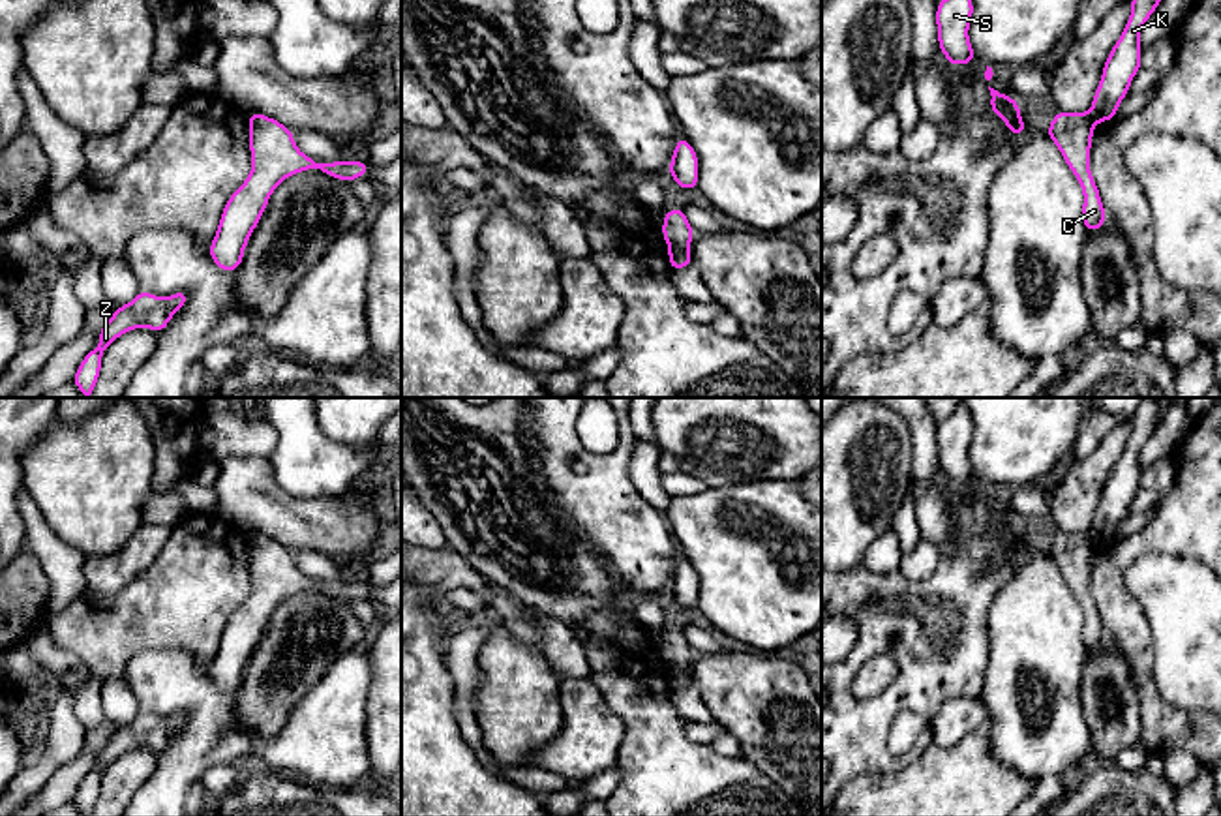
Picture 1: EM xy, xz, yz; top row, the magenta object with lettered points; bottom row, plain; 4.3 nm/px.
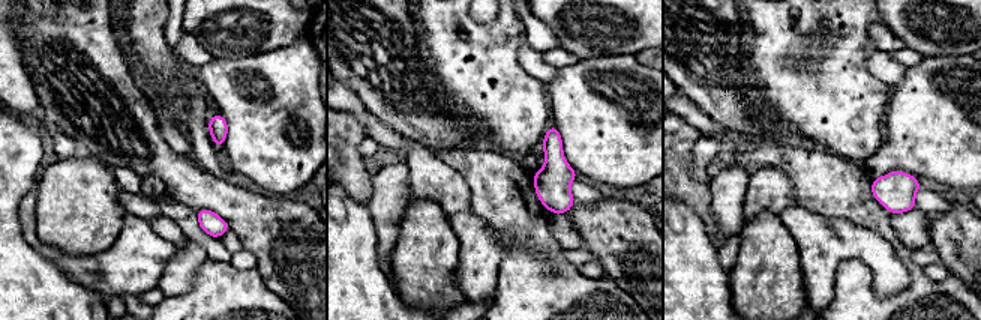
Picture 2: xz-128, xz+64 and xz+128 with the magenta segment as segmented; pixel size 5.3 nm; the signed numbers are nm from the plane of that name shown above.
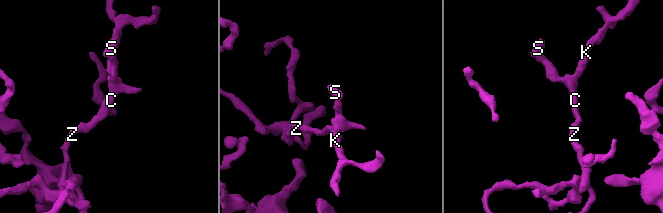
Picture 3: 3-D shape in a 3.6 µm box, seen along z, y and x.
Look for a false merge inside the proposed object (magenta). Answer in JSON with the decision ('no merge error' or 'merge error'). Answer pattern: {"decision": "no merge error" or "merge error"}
{"decision": "merge error"}

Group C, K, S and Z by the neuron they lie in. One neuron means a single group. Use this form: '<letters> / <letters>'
C S Z / K

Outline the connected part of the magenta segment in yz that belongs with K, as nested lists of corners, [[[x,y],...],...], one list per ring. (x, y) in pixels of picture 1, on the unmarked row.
[[[1146,398],[1131,416],[1131,437],[1103,486],[1103,497],[1088,533],[1093,544],[1112,540],[1120,521],[1127,516],[1135,493],[1142,488],[1140,448],[1155,431],[1163,415],[1165,409],[1159,401],[1155,398]]]

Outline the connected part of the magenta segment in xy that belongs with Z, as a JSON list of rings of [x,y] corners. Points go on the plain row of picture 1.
[[[139,711],[129,724],[120,726],[99,750],[99,765],[83,778],[73,797],[83,816],[92,816],[101,792],[101,775],[118,756],[139,747],[148,747],[158,754],[186,722],[186,711],[167,718]]]

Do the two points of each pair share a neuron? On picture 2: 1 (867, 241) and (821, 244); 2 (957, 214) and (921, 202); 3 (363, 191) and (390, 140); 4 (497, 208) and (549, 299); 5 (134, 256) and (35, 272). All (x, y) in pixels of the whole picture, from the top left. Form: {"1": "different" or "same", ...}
{"1": "same", "2": "different", "3": "different", "4": "same", "5": "different"}

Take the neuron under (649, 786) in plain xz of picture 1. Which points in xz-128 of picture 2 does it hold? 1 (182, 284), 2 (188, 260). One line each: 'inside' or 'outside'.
1: outside
2: outside

